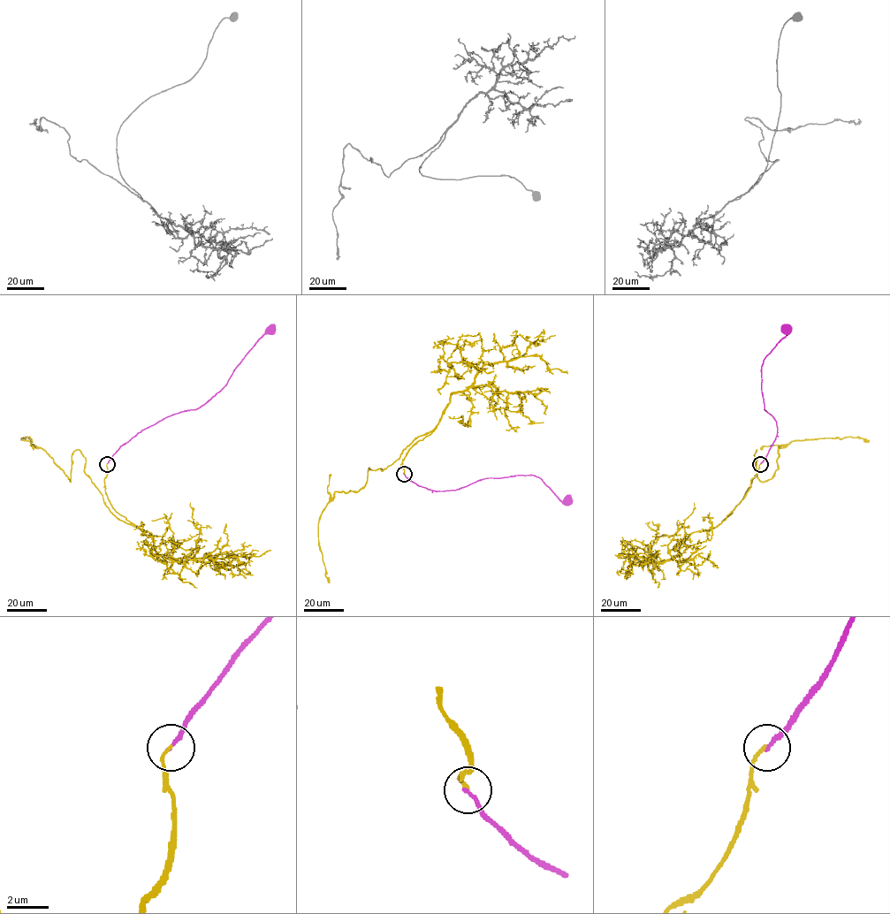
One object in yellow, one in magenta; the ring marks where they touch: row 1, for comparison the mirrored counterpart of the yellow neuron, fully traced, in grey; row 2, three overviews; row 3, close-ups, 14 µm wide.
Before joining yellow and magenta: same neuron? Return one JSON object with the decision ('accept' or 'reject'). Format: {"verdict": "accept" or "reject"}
{"verdict": "accept"}

